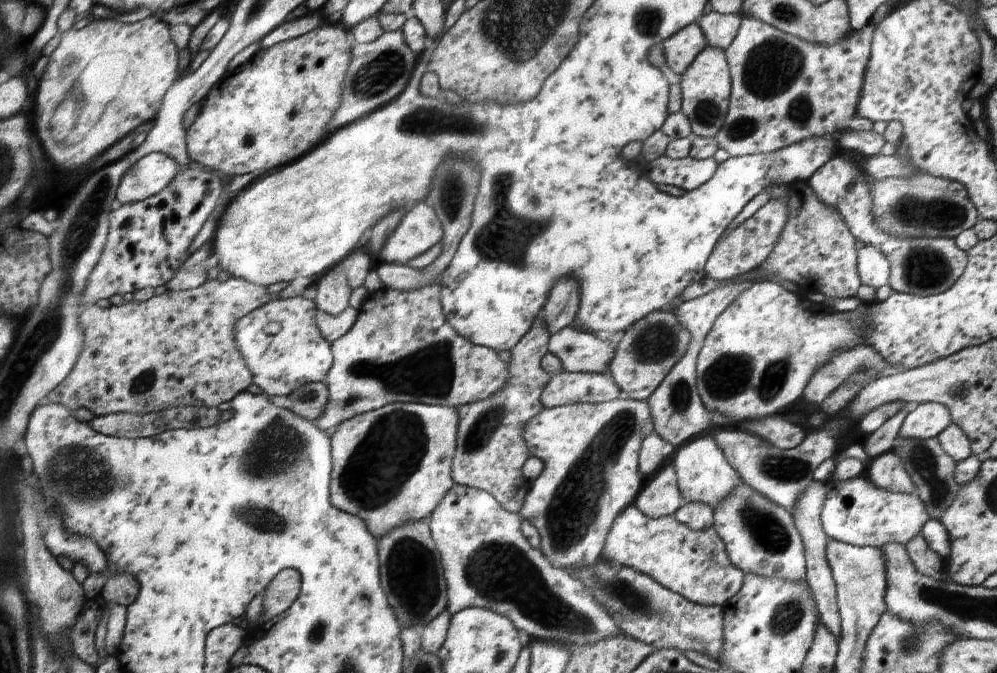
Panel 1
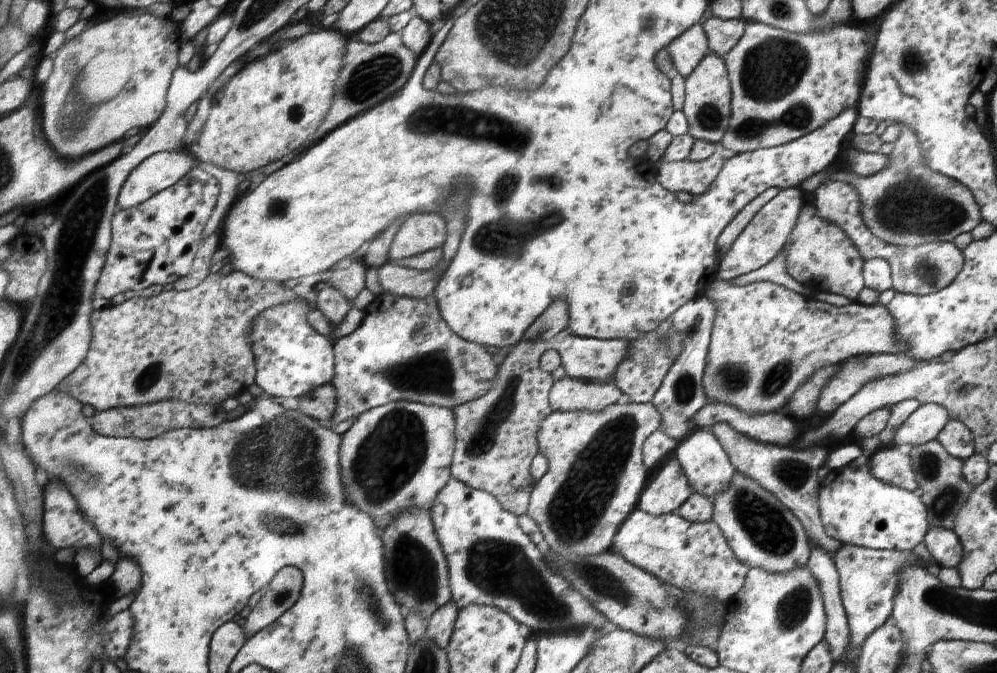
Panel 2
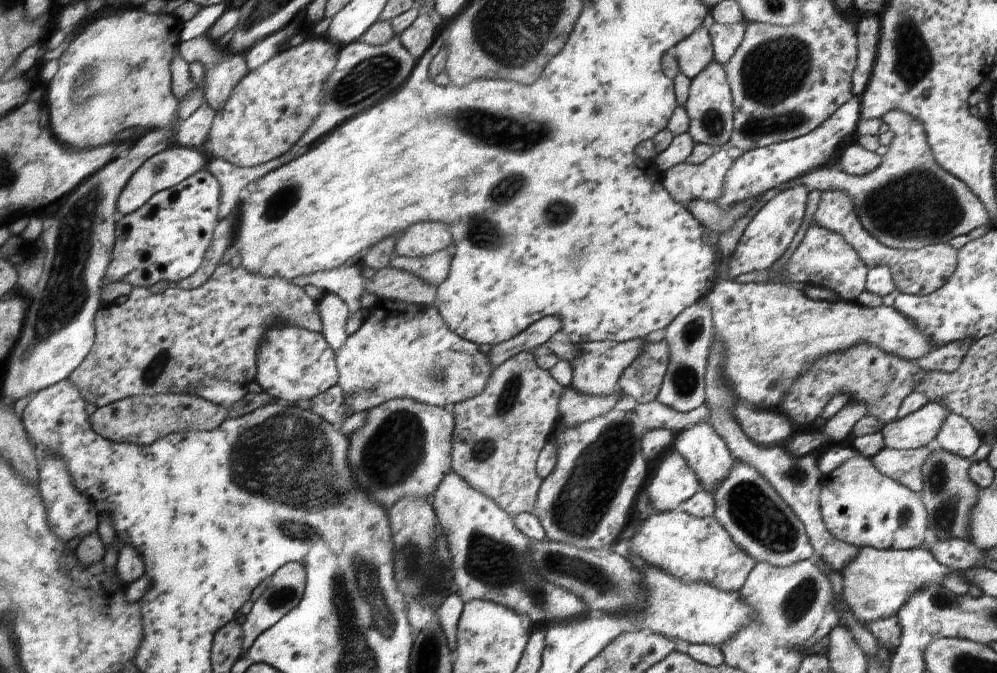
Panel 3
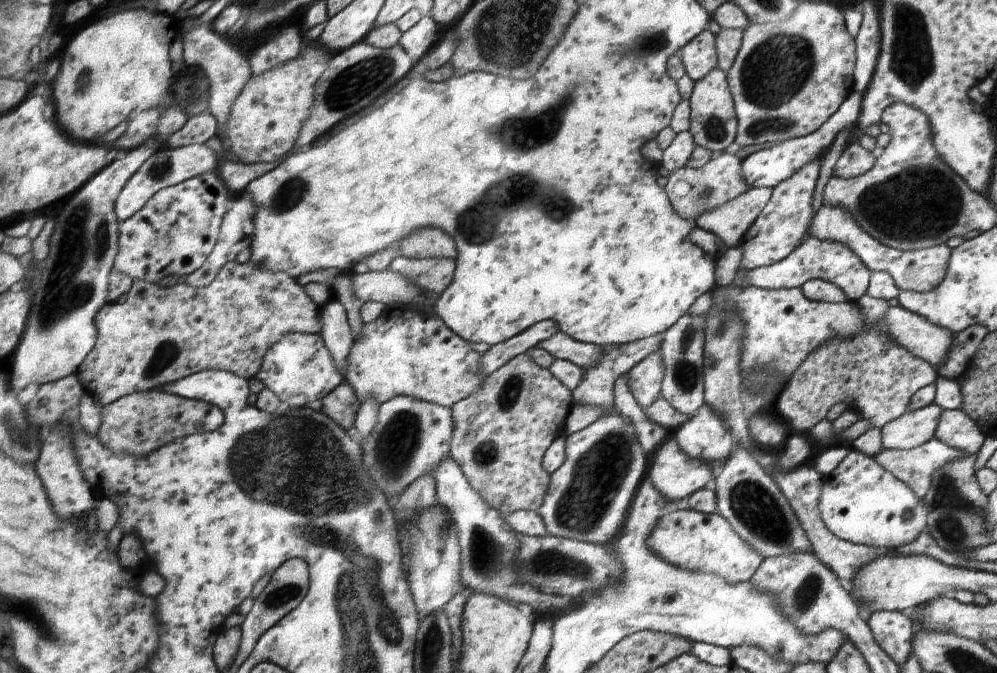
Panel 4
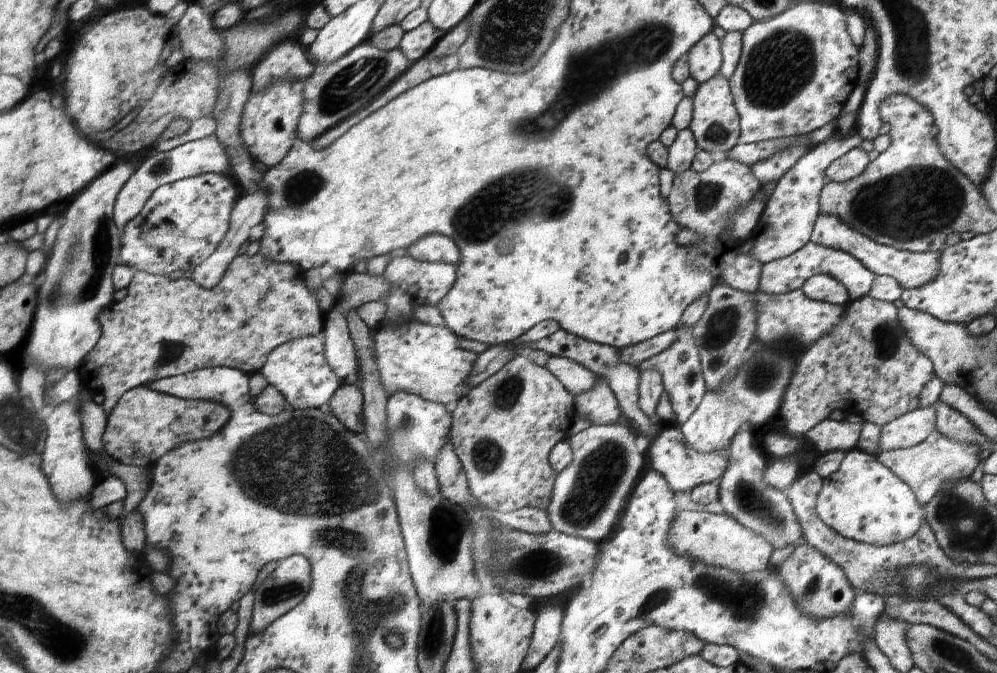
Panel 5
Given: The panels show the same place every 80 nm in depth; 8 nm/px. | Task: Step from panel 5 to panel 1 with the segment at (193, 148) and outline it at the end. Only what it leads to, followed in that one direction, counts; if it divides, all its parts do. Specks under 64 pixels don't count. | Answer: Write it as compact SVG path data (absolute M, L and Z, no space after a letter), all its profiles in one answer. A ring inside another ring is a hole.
M154 151L142 156L122 175L116 203L137 203L156 195L173 182L180 170L177 160L167 154Z

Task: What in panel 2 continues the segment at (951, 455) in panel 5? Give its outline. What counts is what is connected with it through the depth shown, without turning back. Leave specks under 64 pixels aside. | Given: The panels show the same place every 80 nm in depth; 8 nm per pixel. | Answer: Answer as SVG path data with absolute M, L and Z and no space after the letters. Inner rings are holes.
M888 446L876 450L868 460L872 474L886 484L919 493L908 450Z

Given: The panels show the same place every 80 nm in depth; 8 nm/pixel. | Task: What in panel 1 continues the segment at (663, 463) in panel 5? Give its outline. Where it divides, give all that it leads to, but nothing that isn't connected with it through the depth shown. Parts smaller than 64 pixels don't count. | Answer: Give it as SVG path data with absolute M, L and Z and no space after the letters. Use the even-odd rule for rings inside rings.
M673 464L653 475L633 503L650 519L674 516L685 502L677 487Z

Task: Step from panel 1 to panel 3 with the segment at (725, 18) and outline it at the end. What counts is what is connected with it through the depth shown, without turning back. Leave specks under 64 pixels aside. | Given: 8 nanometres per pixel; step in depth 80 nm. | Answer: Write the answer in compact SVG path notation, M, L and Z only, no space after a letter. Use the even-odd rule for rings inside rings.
M714 21L709 28L709 35L713 41L714 59L723 65L726 64L740 46L745 28L744 23L725 25Z

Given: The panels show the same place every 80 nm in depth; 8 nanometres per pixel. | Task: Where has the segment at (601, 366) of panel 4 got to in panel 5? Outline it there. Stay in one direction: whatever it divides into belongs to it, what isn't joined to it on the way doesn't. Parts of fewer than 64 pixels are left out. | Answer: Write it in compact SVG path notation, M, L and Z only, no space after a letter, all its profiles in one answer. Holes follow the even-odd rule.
M675 330L653 336L652 339L621 349L621 360L630 366L638 368L645 360L666 350L676 339L677 333ZM598 377L597 383L594 383L590 390L584 391L576 396L576 411L580 416L587 416L591 420L591 424L594 423L595 425L623 421L616 395L604 377Z

